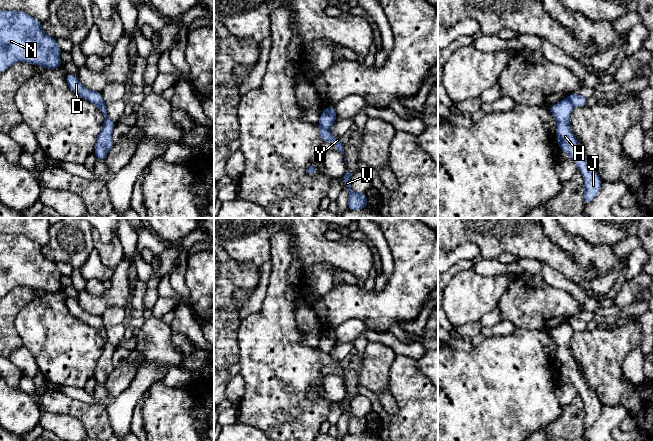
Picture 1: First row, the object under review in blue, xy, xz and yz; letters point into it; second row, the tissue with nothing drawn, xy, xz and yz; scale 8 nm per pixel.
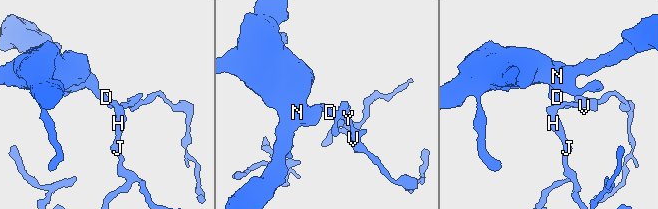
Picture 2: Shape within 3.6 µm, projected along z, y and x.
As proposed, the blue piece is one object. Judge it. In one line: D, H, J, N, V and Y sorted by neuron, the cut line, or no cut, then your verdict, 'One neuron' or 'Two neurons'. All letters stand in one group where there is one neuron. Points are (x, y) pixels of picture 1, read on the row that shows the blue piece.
Groups: D N V Y / H J. Split along xz (319, 126), (329, 129). Two neurons

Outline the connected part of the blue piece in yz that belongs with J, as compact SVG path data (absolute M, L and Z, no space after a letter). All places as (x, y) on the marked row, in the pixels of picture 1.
M564 98L550 108L552 116L557 121L558 146L566 152L569 157L576 163L584 178L584 203L588 204L593 201L601 190L602 180L596 169L590 164L576 136L570 128L570 116L574 106L569 98Z

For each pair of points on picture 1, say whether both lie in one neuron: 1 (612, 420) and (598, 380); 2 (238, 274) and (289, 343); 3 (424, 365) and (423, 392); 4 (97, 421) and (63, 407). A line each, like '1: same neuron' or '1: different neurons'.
1: different neurons
2: different neurons
3: different neurons
4: same neuron

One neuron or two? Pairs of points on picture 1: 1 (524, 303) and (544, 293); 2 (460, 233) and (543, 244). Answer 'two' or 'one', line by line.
1: one
2: one

